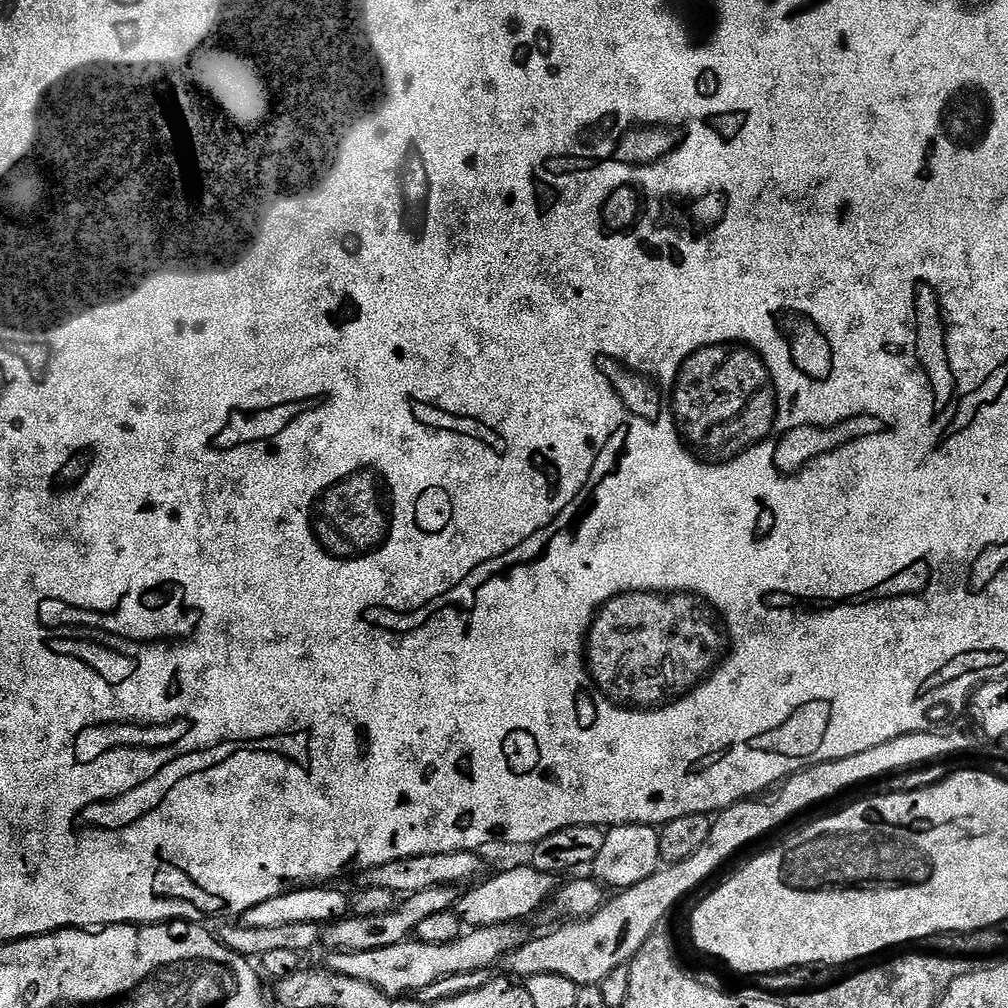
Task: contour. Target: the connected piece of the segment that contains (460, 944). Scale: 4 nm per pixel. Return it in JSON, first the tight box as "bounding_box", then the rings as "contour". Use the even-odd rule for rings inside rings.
{"bounding_box":[326,924,525,998],"contour":[[[516,924],[474,928],[465,931],[460,939],[449,944],[424,944],[418,939],[409,938],[403,944],[386,946],[378,950],[361,952],[336,950],[326,961],[326,967],[329,972],[337,972],[346,978],[370,982],[370,986],[382,990],[388,996],[404,998],[409,994],[418,994],[426,986],[442,978],[450,978],[450,974],[482,972],[491,969],[491,964],[499,965],[508,953],[524,943],[525,933],[520,933],[518,929]]]}

